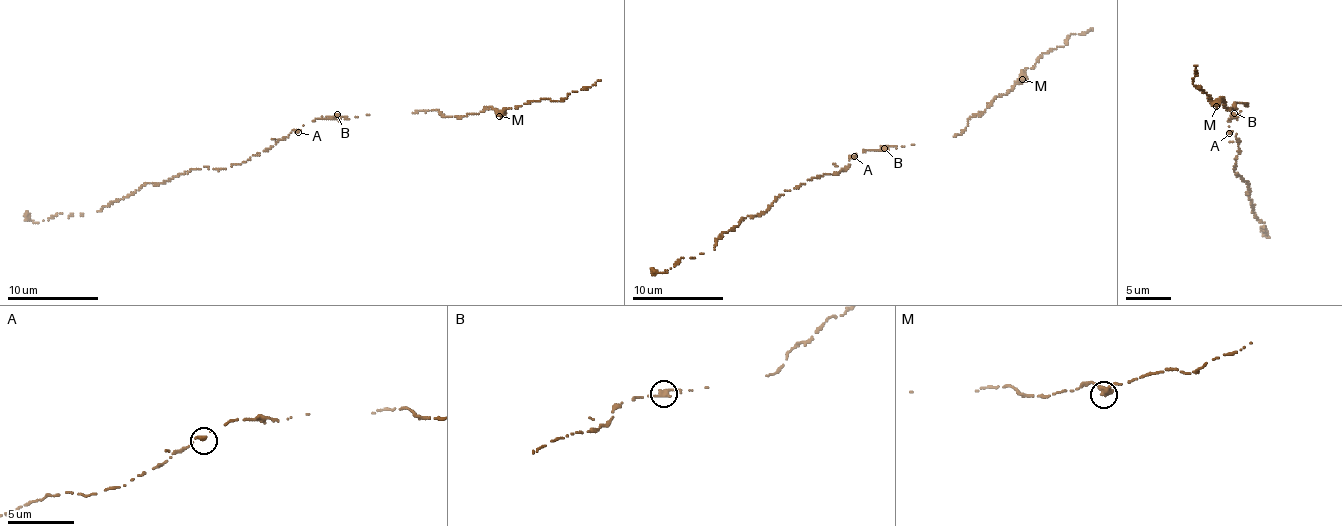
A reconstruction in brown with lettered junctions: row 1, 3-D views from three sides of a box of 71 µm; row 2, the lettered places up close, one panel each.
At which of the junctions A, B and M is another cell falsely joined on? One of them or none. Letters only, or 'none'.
none

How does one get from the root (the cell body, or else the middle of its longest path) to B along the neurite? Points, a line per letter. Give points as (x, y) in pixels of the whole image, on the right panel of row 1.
B: (1232, 131), (1229, 119), (1235, 118), (1234, 113)

